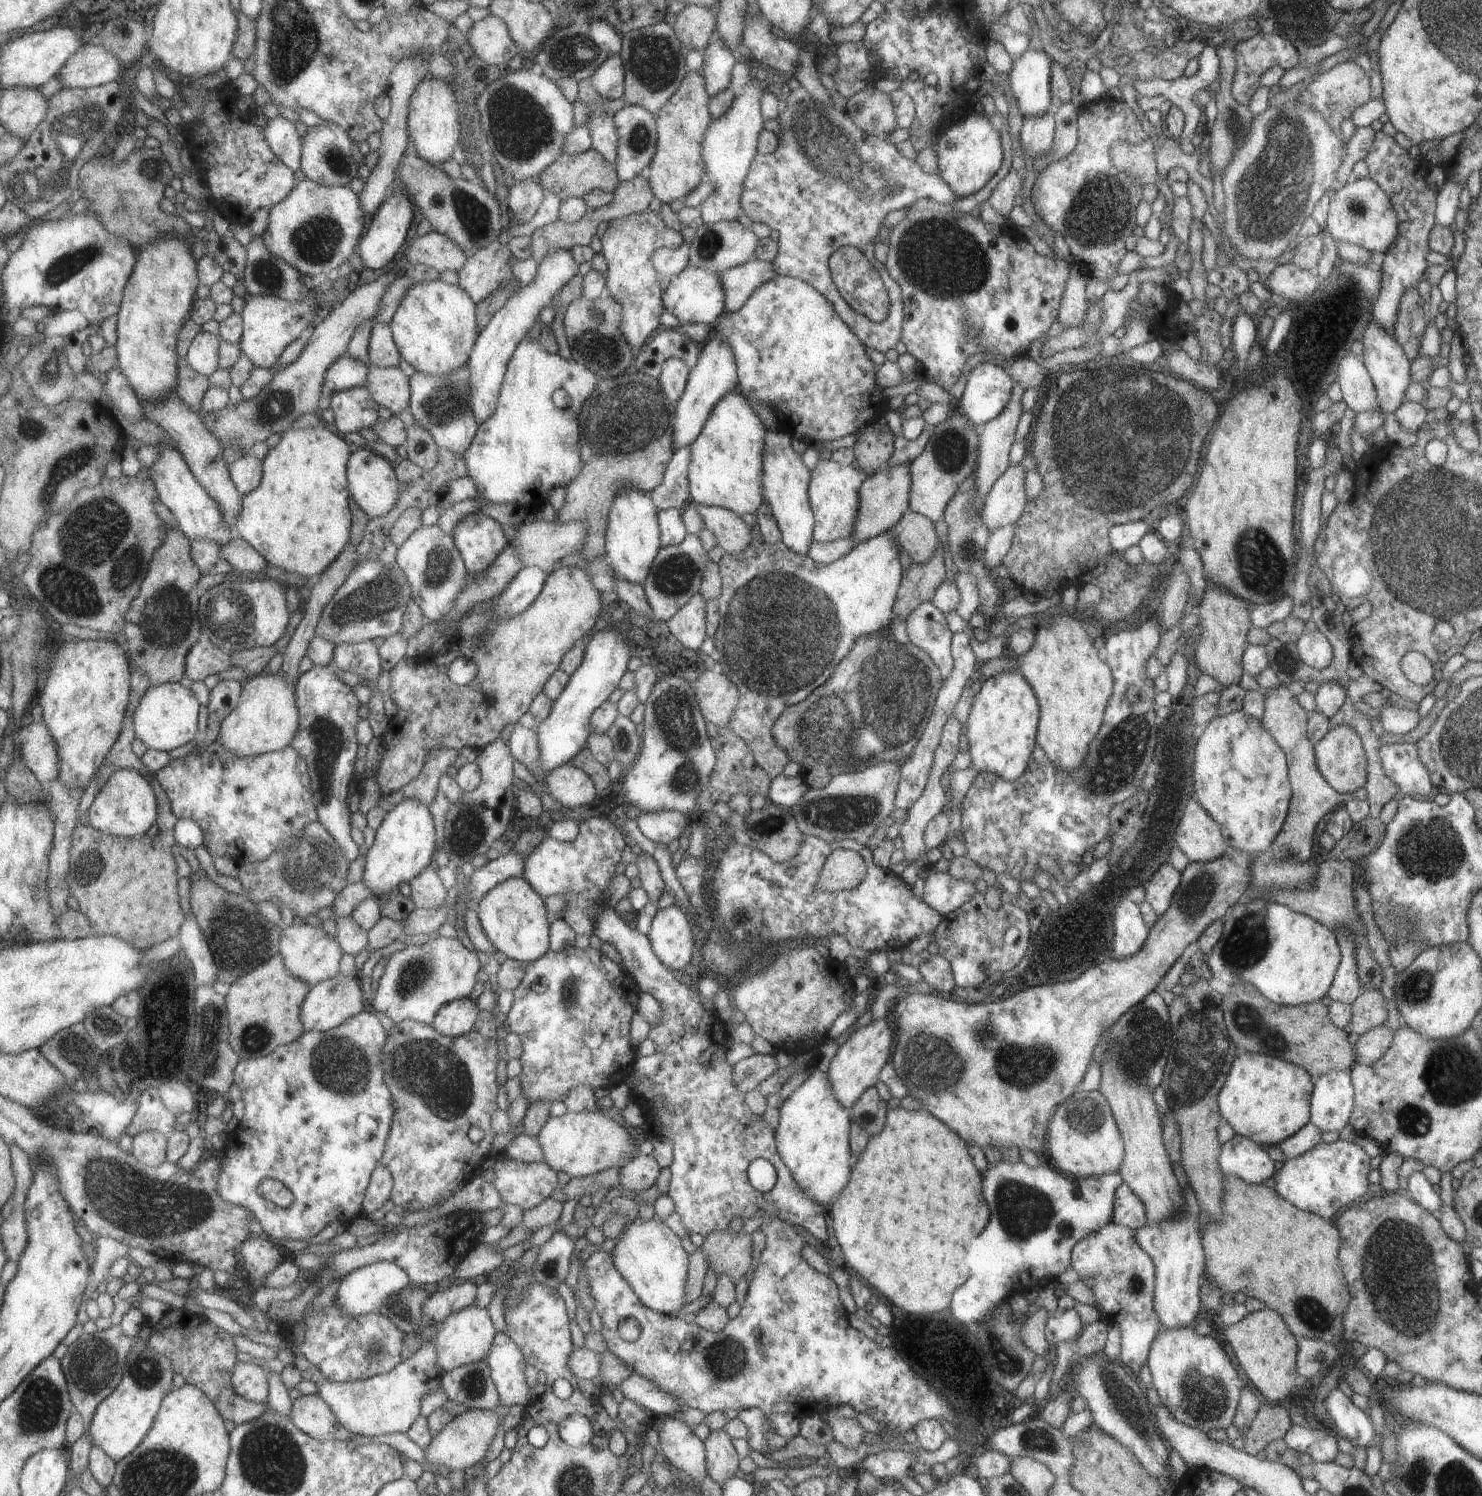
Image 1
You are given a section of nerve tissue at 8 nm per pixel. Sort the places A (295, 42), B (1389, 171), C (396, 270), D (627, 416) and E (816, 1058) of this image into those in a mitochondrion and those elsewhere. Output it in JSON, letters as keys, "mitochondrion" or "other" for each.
{"A":"mitochondrion","B":"other","C":"other","D":"mitochondrion","E":"other"}

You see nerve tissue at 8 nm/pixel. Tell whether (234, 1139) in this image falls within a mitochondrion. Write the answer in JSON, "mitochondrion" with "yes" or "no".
{"mitochondrion":"no"}

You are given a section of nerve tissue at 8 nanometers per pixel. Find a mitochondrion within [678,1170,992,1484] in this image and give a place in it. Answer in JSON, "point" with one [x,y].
{"point":[726,1359]}

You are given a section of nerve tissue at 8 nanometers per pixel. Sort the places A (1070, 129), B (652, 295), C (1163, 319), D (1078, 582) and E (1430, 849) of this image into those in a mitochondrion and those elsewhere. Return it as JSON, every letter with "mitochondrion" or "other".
{"A":"other","B":"other","C":"other","D":"other","E":"mitochondrion"}

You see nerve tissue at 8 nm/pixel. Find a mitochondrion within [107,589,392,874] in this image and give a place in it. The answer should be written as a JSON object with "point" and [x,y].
{"point":[327,737]}

